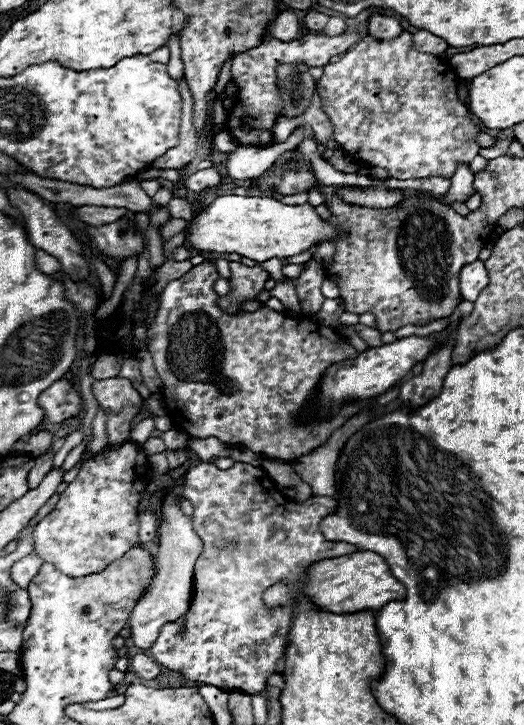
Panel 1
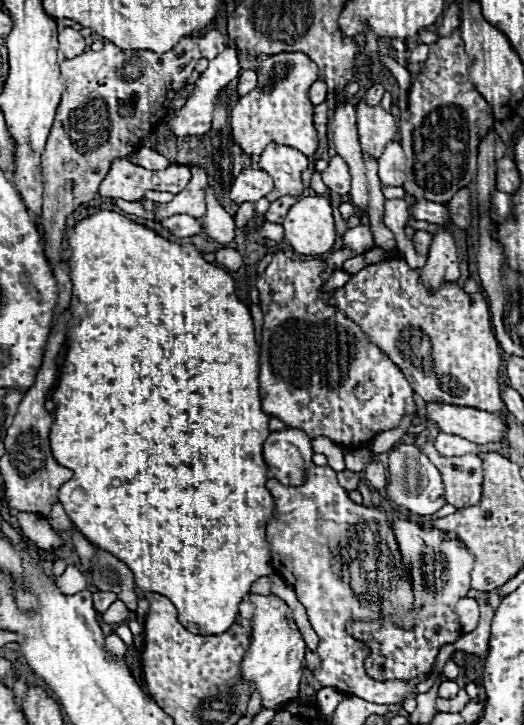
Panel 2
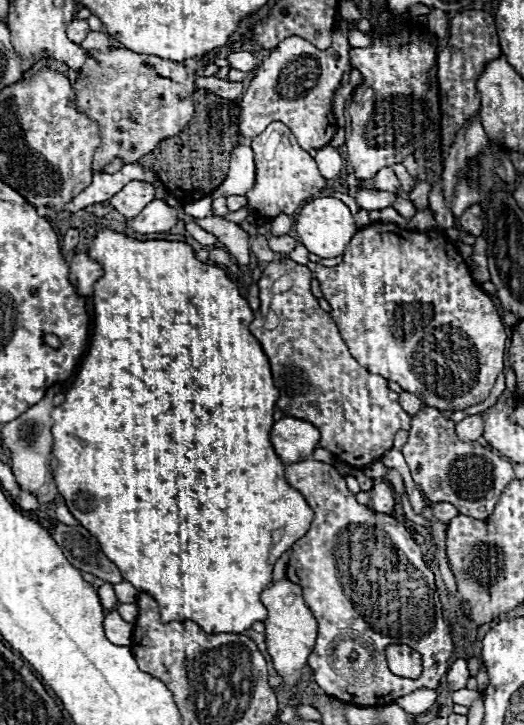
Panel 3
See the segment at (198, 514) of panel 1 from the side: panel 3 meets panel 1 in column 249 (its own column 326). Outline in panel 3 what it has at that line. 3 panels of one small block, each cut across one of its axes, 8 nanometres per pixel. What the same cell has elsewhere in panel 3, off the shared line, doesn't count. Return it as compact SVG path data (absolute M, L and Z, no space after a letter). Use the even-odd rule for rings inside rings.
M304 460L284 468L286 482L298 490L314 510L314 522L306 536L294 546L286 566L286 578L302 588L306 606L318 622L318 638L308 666L314 670L318 686L348 704L360 706L386 706L416 688L438 688L446 676L448 658L452 656L452 640L448 624L442 618L440 598L434 586L434 574L426 566L422 552L410 532L390 514L374 512L356 502L354 494L346 488L344 478L330 466L318 460ZM388 644L406 644L422 654L422 680L400 678L390 672L384 650Z

